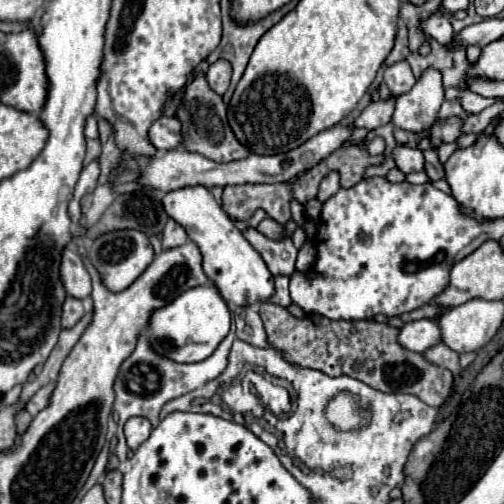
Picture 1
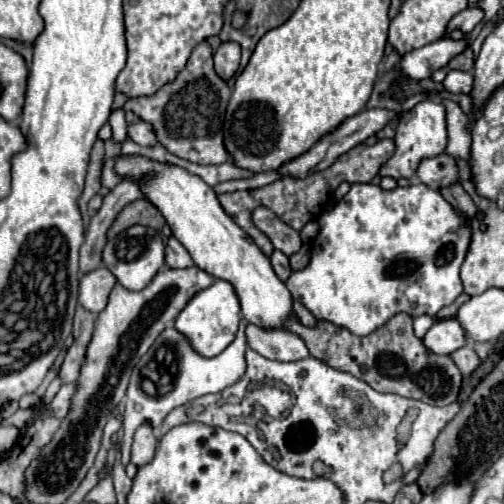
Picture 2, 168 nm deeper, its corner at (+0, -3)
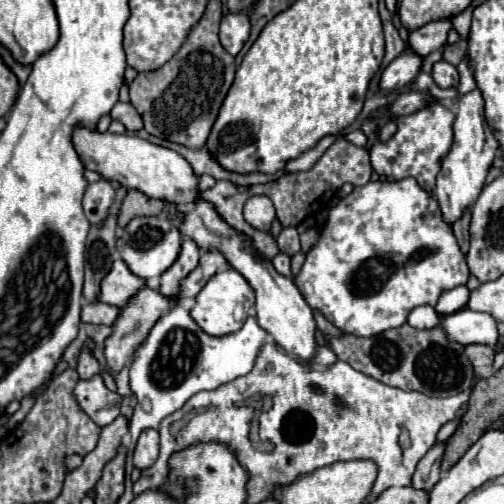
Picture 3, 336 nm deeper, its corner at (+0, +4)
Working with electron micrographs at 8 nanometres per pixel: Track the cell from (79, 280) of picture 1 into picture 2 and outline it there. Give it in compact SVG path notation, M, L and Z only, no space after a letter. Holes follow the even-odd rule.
M100 266L92 272L86 272L80 276L78 302L86 310L98 314L106 306L106 298L108 298L114 284L116 284L116 278L104 266Z

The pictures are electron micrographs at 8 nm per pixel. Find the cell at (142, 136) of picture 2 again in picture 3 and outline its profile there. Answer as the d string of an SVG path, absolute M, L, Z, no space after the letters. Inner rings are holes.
M116 103L114 105L114 109L110 111L110 115L112 115L112 119L118 119L120 123L124 123L124 127L128 129L128 131L138 131L138 129L142 129L142 119L140 119L140 115L138 115L138 111L130 105L130 103Z

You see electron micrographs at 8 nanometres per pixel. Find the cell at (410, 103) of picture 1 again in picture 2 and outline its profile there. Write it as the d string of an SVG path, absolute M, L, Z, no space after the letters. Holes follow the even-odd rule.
M422 100L412 110L408 110L396 126L396 152L394 156L380 168L380 176L392 176L392 178L412 178L416 172L416 166L422 158L432 158L444 152L446 148L446 118L444 118L444 106L434 100Z

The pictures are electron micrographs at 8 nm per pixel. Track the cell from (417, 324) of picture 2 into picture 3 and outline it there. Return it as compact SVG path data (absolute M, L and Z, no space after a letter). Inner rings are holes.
M424 305L424 307L418 307L410 313L408 317L408 323L416 329L432 329L440 323L440 315L434 311L434 307L430 305Z

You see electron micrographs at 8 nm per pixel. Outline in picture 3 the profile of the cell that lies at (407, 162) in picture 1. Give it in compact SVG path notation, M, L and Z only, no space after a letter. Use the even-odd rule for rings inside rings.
M474 89L472 93L464 95L458 101L458 115L456 115L456 123L454 123L454 145L442 161L442 169L440 169L440 175L436 181L436 189L434 189L434 199L438 201L442 219L448 225L456 223L464 215L464 211L470 209L474 205L474 201L478 199L478 195L486 183L486 175L494 161L496 151L498 151L498 139L494 137L490 125L486 123L484 99L482 99L480 91Z

